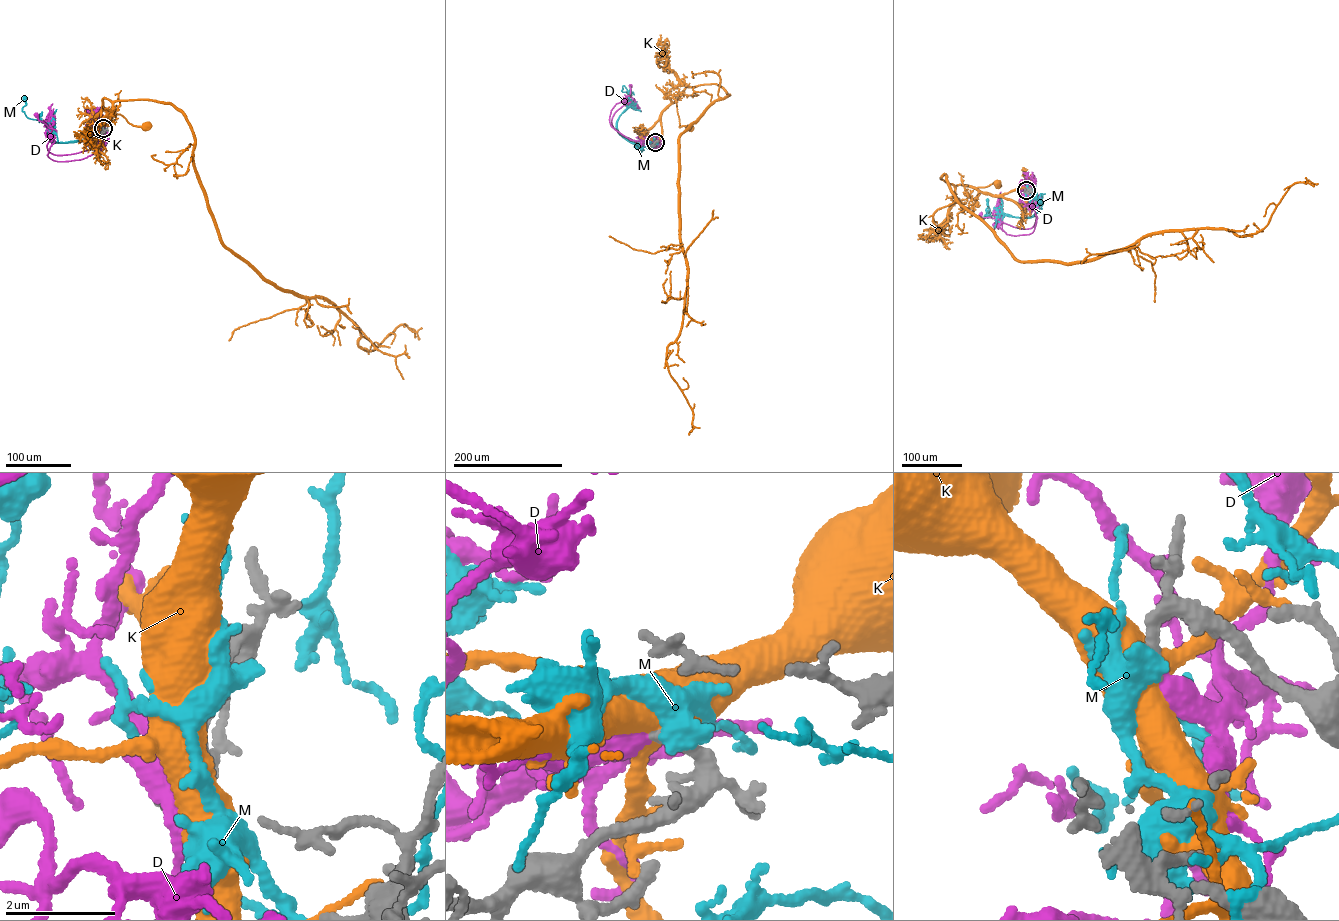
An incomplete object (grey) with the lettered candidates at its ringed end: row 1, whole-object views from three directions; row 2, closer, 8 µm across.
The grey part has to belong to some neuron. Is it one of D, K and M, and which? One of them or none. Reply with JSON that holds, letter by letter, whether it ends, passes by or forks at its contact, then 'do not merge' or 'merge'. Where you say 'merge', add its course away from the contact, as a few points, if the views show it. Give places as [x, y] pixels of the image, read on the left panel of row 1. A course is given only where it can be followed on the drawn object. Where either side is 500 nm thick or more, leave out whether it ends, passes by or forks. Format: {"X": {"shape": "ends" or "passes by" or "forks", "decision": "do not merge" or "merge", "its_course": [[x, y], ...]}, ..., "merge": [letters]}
{"D": {"shape": "ends", "decision": "merge", "its_course": [[103, 128], [95, 134], [95, 147], [70, 154], [55, 155], [46, 146], [56, 130], [40, 121], [36, 115]]}, "K": {"decision": "do not merge"}, "M": {"shape": "forks", "decision": "do not merge"}, "merge": ["D"]}

